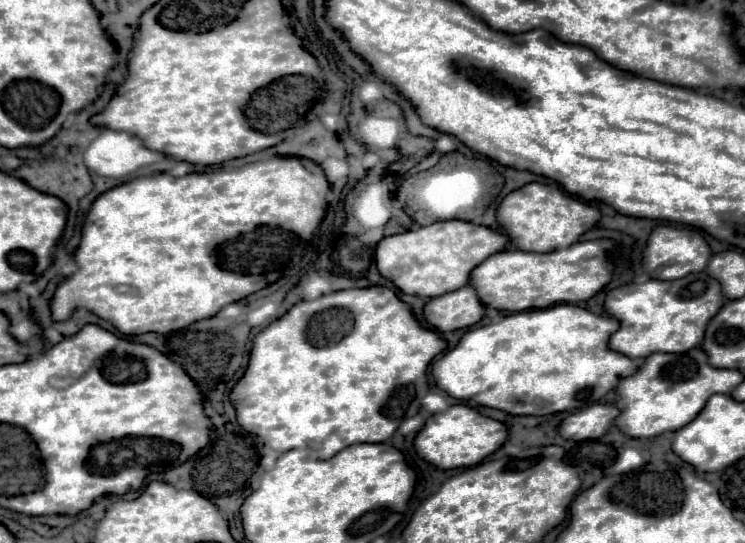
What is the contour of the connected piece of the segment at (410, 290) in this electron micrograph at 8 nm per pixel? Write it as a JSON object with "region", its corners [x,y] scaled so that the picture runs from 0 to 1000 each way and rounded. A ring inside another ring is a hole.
{"region":[[[588,407],[572,418],[554,411],[545,429],[518,436],[505,455],[505,488],[513,510],[523,514],[540,540],[585,547],[612,529],[626,529],[636,492],[663,466],[677,462],[685,436],[677,425],[639,414],[631,407]]]}

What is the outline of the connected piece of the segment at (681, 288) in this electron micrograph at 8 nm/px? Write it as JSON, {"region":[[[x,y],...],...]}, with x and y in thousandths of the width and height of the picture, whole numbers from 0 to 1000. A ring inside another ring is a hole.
{"region":[[[948,499],[932,503],[907,517],[886,517],[886,514],[872,514],[867,521],[846,521],[830,532],[821,532],[813,543],[811,565],[813,573],[832,591],[832,606],[819,621],[819,639],[846,661],[864,661],[875,650],[918,650],[926,646],[929,639],[937,639],[945,628],[945,610],[950,602],[950,587],[966,573],[972,562],[972,543],[966,543],[966,521],[956,514]]]}

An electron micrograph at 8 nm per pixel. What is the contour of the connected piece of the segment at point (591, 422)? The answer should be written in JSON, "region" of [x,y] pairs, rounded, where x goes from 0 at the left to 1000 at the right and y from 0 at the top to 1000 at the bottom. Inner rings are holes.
{"region":[[[792,746],[770,764],[762,764],[754,783],[752,783],[752,801],[760,808],[770,808],[770,812],[787,812],[787,808],[808,808],[813,801],[813,794],[824,783],[827,764],[832,764],[832,757],[827,757],[827,746]]]}

